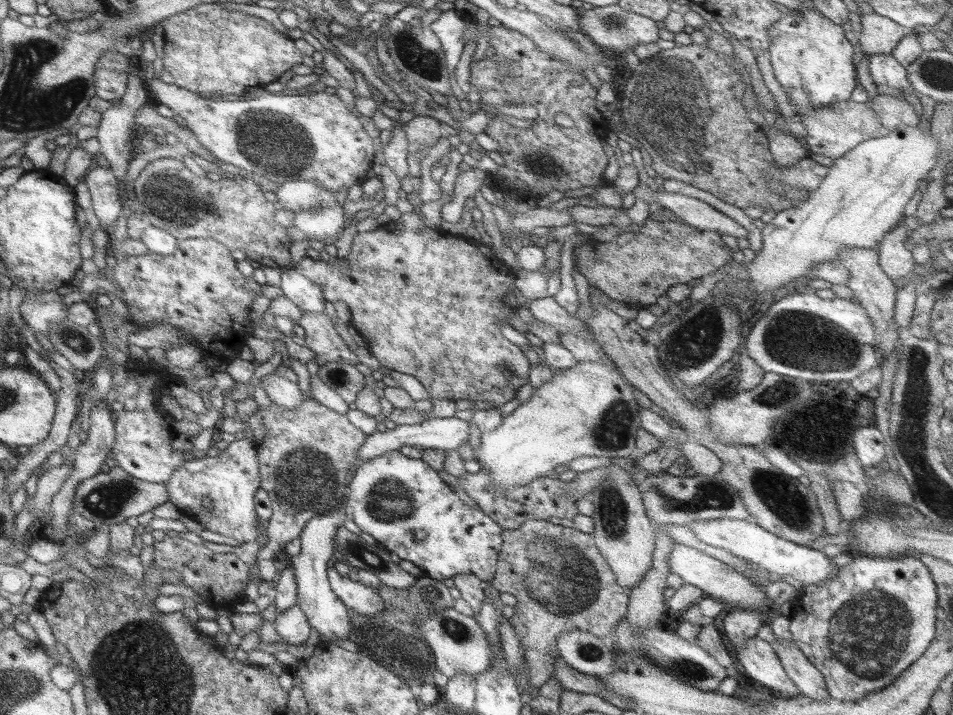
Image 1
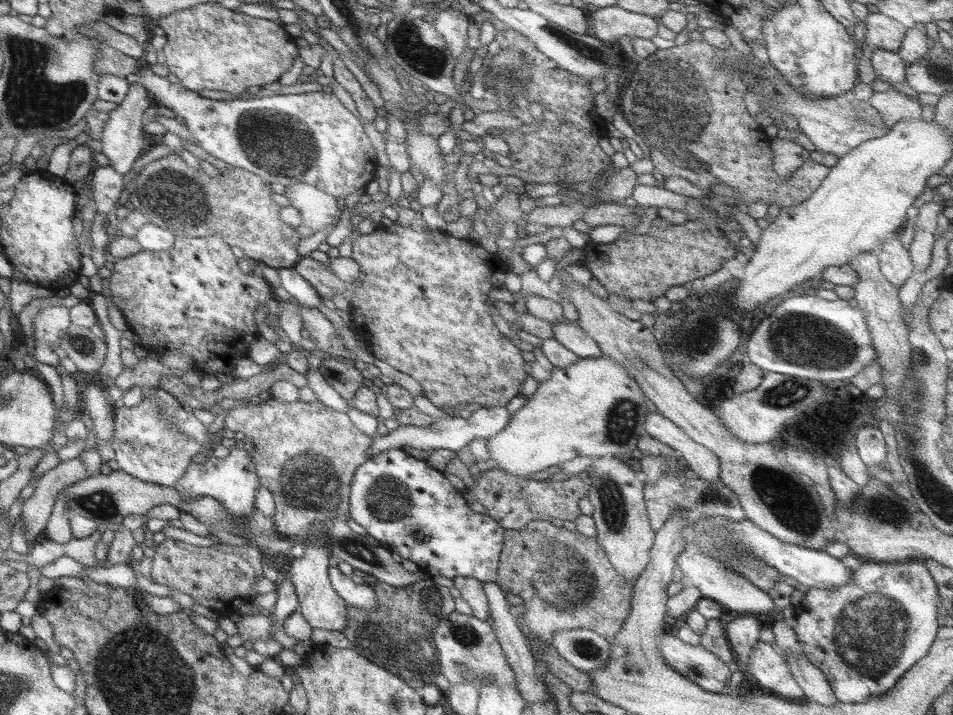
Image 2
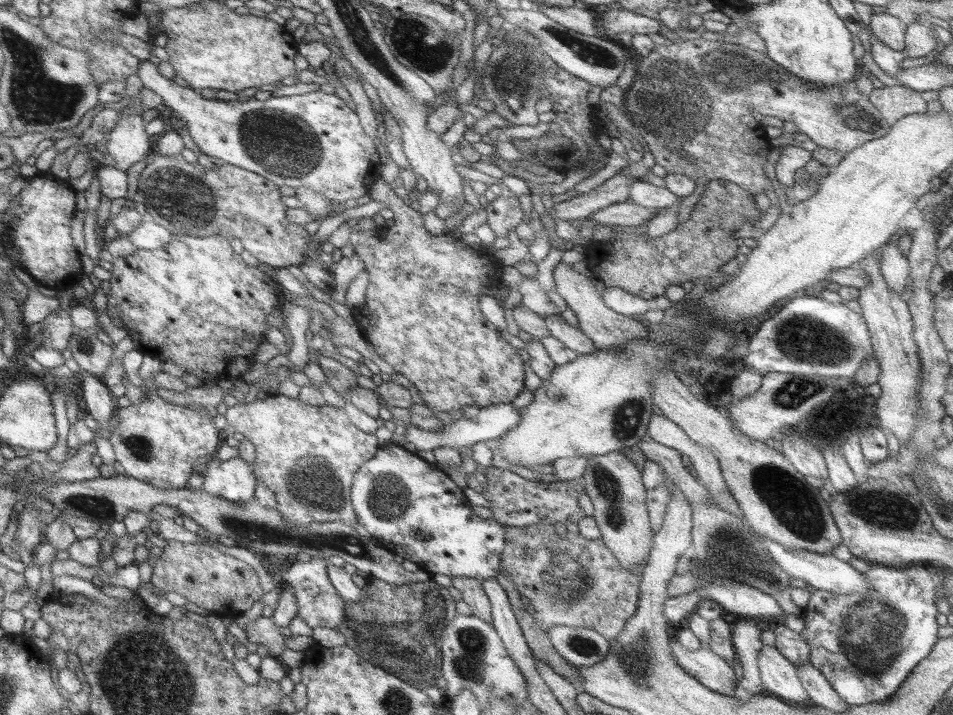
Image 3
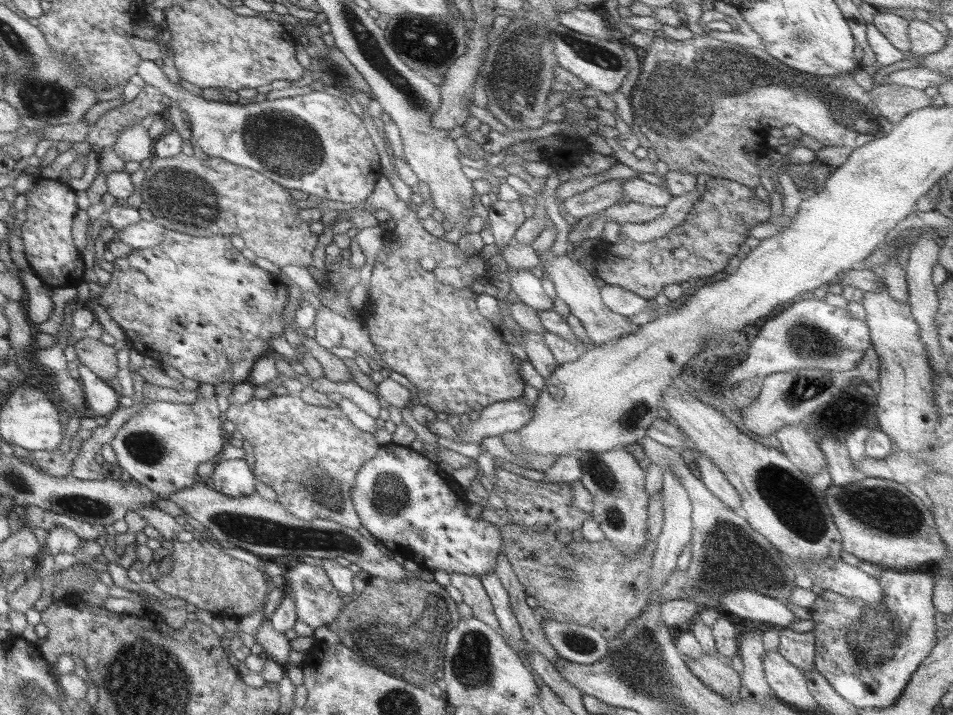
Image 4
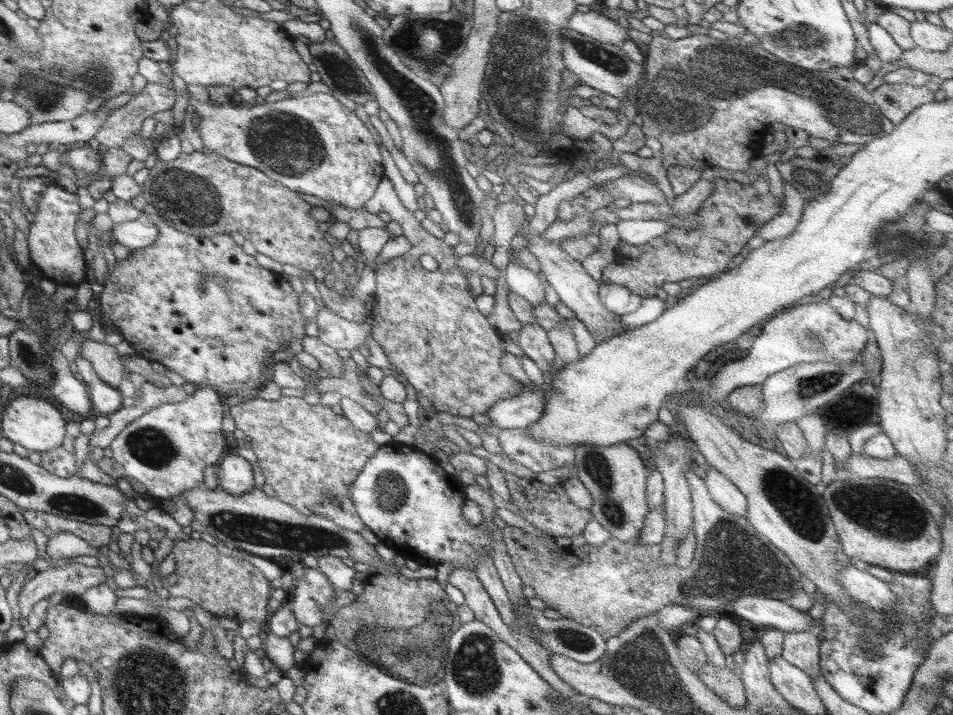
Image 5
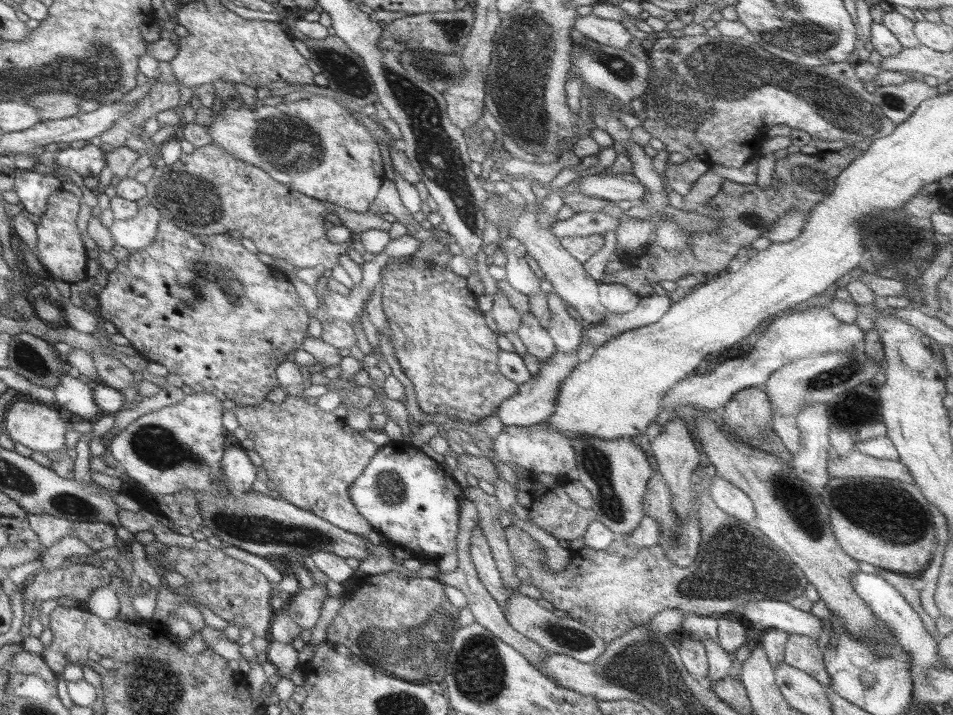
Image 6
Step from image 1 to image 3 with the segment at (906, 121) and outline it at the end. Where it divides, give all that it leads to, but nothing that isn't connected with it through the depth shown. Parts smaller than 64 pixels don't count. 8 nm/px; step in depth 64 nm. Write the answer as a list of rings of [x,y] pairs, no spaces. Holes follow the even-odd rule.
[[[901,86],[873,90],[873,94],[869,94],[869,104],[877,110],[887,126],[893,126],[901,118],[925,114],[925,102],[919,98],[919,94]]]

